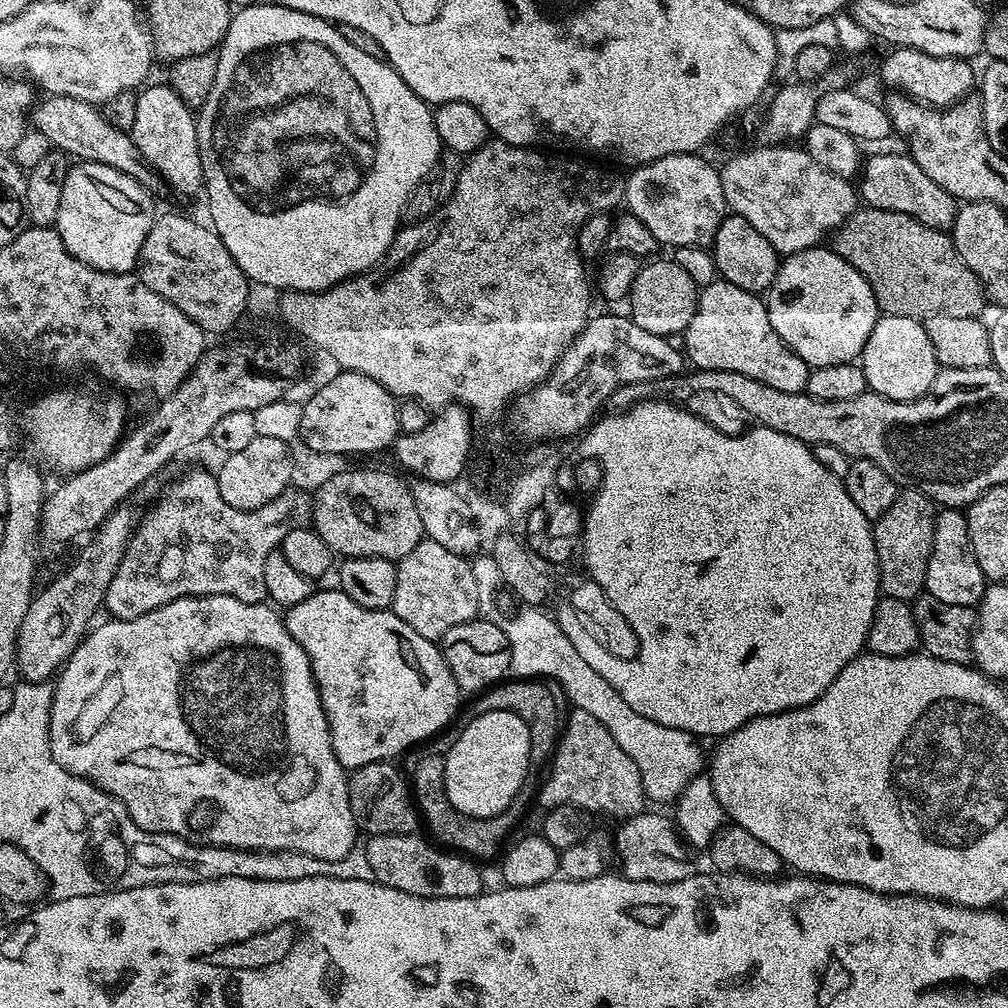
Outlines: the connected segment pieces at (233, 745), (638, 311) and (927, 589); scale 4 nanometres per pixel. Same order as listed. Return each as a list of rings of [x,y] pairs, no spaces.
[[[187,596],[133,620],[109,619],[107,623],[96,624],[87,633],[55,677],[52,721],[48,731],[53,760],[70,774],[81,776],[109,792],[114,799],[121,800],[132,821],[147,832],[165,832],[197,844],[214,844],[218,848],[301,852],[326,862],[346,858],[346,854],[353,852],[357,847],[358,829],[350,810],[349,773],[334,754],[330,726],[306,650],[294,642],[284,625],[284,616],[275,607],[267,603],[238,602],[236,596]]]
[[[660,259],[645,263],[634,278],[634,286],[626,297],[626,305],[628,304],[629,308],[627,311],[632,321],[642,326],[642,330],[650,330],[650,334],[676,338],[690,326],[690,318],[694,318],[698,289],[694,278],[689,278],[686,270],[682,270],[682,266],[678,266],[675,259]]]
[[[941,507],[936,514],[934,546],[930,562],[926,566],[924,592],[938,598],[938,602],[950,602],[950,606],[972,608],[979,604],[984,594],[986,581],[974,558],[974,546],[970,546],[970,530],[967,515],[958,508]]]

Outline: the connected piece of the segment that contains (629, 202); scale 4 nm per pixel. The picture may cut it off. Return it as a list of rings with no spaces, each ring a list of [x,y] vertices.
[[[679,152],[670,154],[666,158],[658,158],[649,164],[641,164],[627,173],[624,186],[624,198],[626,208],[631,215],[637,216],[642,222],[646,222],[646,230],[654,234],[657,245],[669,244],[672,250],[682,246],[694,246],[695,248],[708,248],[722,219],[722,210],[728,208],[726,198],[722,194],[722,178],[720,168],[712,165],[710,161],[703,160],[703,155],[691,152]]]

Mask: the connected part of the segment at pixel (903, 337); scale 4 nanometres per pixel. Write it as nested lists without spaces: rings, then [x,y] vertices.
[[[881,315],[870,330],[870,338],[866,338],[864,348],[858,353],[858,363],[864,369],[864,377],[871,391],[891,400],[916,400],[924,396],[932,388],[938,371],[934,346],[930,346],[930,338],[926,334],[923,323],[914,318]]]

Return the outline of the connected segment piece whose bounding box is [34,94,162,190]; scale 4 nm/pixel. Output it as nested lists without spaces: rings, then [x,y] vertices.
[[[48,94],[43,98],[45,100],[41,104],[39,101],[34,108],[34,128],[46,134],[53,149],[69,157],[76,156],[72,158],[80,162],[89,160],[95,164],[110,166],[134,178],[143,188],[155,190],[156,187],[161,187],[160,175],[152,169],[150,162],[146,162],[146,158],[142,158],[142,150],[134,146],[131,135],[118,130],[118,126],[110,126],[110,122],[106,122],[103,111],[97,105],[69,96]]]

